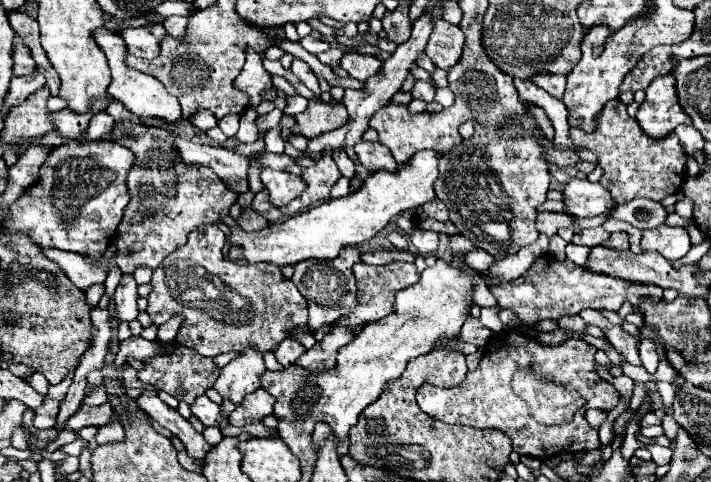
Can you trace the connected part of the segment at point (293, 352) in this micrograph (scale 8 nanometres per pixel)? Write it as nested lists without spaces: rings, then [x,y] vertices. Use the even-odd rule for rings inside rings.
[[[284,339],[282,343],[278,343],[278,347],[272,351],[278,359],[278,363],[282,367],[290,367],[306,349],[298,343],[298,341],[290,341],[290,339]]]

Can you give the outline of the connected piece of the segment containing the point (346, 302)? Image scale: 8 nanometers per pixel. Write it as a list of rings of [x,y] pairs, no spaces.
[[[344,247],[336,259],[328,259],[320,263],[308,259],[304,263],[294,265],[292,281],[308,301],[308,327],[312,331],[318,331],[322,325],[334,325],[340,317],[348,315],[348,311],[356,309],[358,285],[356,285],[356,277],[352,275],[352,265],[362,261],[360,255],[362,253],[358,247]]]

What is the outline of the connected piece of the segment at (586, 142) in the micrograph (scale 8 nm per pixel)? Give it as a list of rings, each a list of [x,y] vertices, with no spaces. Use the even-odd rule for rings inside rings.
[[[620,99],[606,103],[604,111],[596,119],[596,129],[586,133],[582,129],[570,129],[572,143],[590,149],[598,157],[598,167],[604,169],[600,185],[610,193],[616,205],[628,203],[636,197],[662,201],[668,195],[676,195],[686,179],[686,163],[668,163],[668,155],[686,155],[680,151],[676,133],[662,139],[650,139],[634,117],[626,113],[626,105]]]

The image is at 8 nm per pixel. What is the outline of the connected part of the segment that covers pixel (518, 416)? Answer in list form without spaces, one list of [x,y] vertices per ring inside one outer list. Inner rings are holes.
[[[518,331],[494,333],[485,347],[478,369],[474,373],[468,373],[460,385],[444,389],[444,387],[424,383],[418,389],[416,401],[418,401],[420,409],[424,413],[428,413],[430,417],[436,417],[444,423],[500,429],[512,439],[516,453],[530,455],[536,459],[550,459],[562,451],[582,453],[582,451],[598,447],[600,445],[598,431],[594,431],[586,423],[585,410],[604,409],[604,411],[610,411],[610,409],[614,409],[618,405],[618,393],[610,383],[604,381],[594,371],[596,347],[592,347],[580,339],[566,339],[560,345],[542,345],[542,343],[536,343],[525,336],[528,335]],[[523,368],[532,369],[538,377],[545,375],[552,377],[556,383],[558,381],[568,383],[573,389],[580,391],[586,400],[585,410],[576,411],[576,415],[570,423],[538,427],[536,419],[532,419],[532,415],[528,413],[528,405],[520,397],[514,395],[512,385],[510,385],[513,374]],[[570,381],[574,381],[574,383],[570,383]]]

